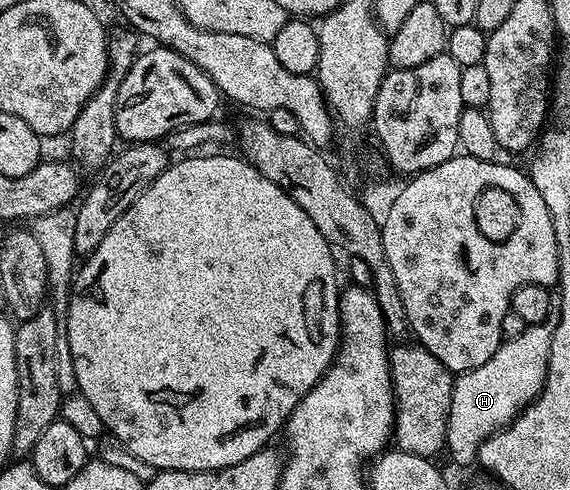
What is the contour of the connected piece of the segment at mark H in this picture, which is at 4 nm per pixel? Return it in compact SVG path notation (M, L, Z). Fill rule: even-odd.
M552 324L527 325L523 335L515 335L510 341L502 340L495 355L491 355L483 367L475 367L454 380L445 449L455 464L472 466L477 448L492 433L514 421L540 395L549 374L552 338Z

